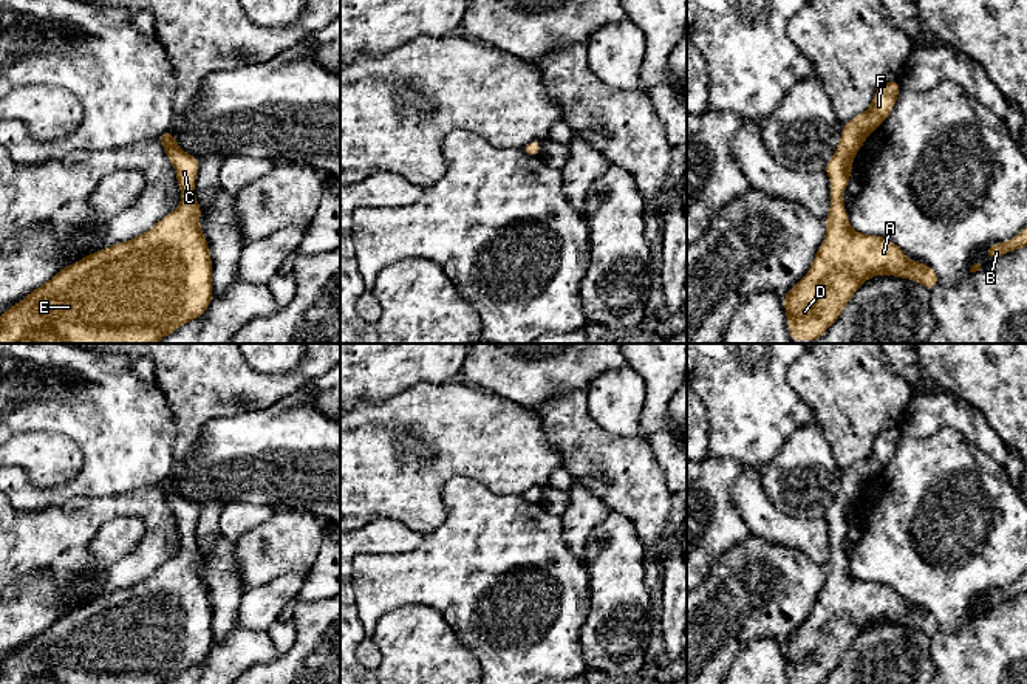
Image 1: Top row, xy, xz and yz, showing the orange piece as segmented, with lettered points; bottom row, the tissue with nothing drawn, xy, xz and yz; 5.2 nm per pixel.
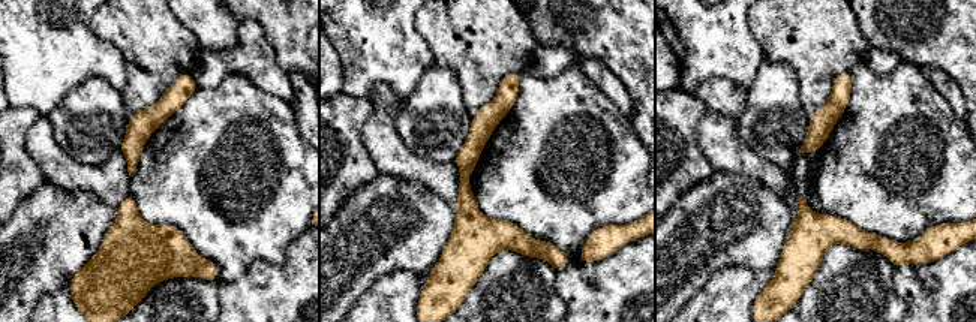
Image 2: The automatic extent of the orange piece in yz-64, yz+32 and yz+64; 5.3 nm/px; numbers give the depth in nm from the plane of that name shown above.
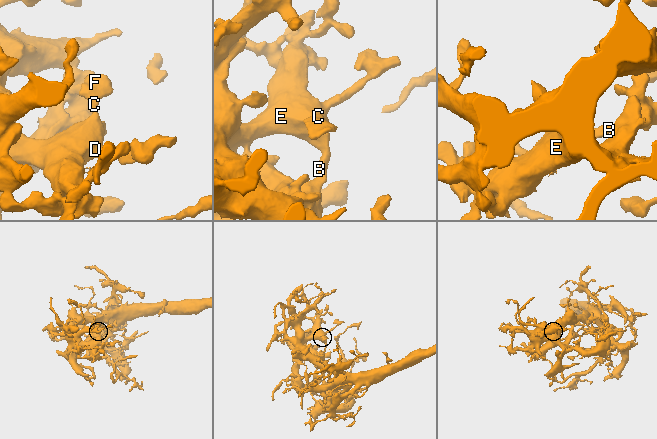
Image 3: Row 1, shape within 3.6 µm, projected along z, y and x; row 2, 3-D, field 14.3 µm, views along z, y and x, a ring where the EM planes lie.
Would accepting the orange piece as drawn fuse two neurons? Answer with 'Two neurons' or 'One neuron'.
One neuron

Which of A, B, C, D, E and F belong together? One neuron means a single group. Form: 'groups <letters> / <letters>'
groups A B C D E F

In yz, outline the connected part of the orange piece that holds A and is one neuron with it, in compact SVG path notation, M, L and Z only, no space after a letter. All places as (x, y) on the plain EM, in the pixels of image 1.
M899 427L882 430L871 453L841 474L838 494L824 514L831 526L826 583L807 621L784 639L790 684L821 684L837 669L854 639L875 622L911 625L928 638L939 631L930 611L913 608L894 588L854 577L843 549L854 504L866 484L888 466L899 436Z

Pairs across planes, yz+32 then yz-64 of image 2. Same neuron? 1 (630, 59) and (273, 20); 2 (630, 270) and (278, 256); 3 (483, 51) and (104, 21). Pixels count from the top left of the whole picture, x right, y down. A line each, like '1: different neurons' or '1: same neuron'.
1: same neuron
2: different neurons
3: same neuron

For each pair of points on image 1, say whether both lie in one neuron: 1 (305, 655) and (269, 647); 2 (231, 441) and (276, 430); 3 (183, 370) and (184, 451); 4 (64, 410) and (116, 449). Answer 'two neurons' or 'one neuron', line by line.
1: two neurons
2: one neuron
3: one neuron
4: one neuron

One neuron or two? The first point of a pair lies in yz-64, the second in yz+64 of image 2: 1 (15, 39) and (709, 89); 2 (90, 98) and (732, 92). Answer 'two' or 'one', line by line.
1: two
2: two

